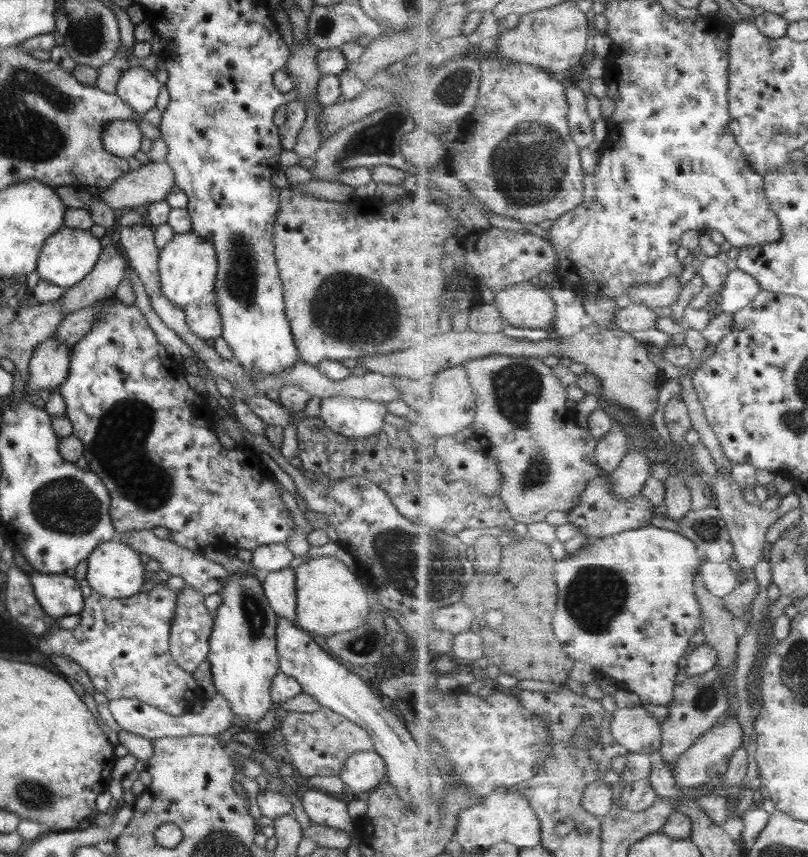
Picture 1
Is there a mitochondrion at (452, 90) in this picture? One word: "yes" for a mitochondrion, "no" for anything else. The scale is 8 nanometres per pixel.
yes

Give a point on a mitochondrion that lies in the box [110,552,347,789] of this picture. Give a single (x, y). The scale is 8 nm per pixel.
(253, 610)

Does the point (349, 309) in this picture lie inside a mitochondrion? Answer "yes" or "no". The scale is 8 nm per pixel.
yes

